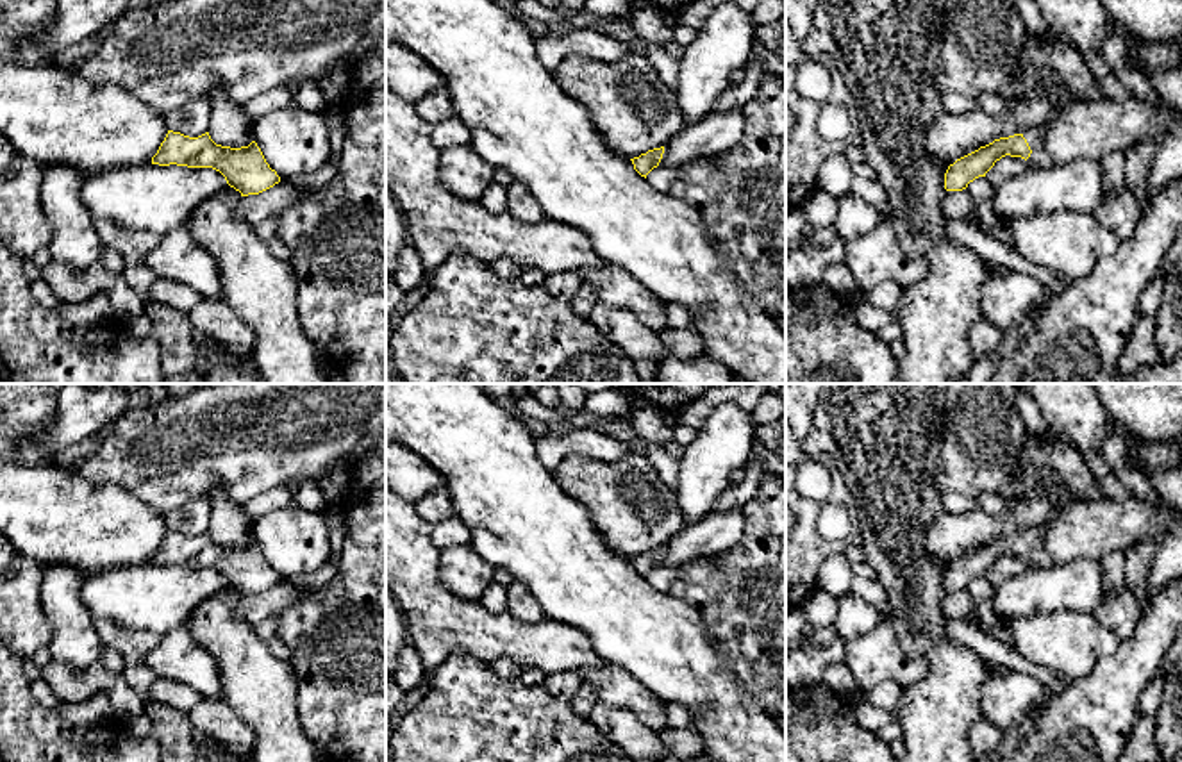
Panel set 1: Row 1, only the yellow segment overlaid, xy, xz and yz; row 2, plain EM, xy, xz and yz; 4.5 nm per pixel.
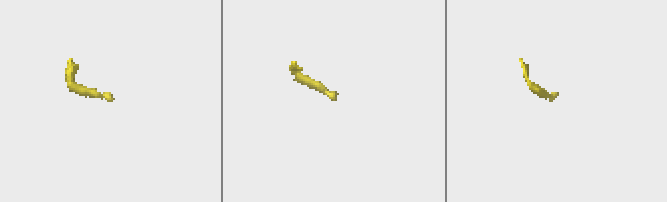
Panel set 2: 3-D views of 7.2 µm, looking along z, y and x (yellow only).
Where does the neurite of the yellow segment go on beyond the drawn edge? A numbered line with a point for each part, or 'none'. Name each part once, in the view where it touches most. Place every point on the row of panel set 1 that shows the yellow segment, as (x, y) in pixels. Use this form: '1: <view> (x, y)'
1: yz (1034, 138)

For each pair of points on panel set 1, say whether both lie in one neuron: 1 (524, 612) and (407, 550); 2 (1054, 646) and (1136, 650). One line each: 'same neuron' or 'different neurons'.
1: different neurons
2: different neurons

